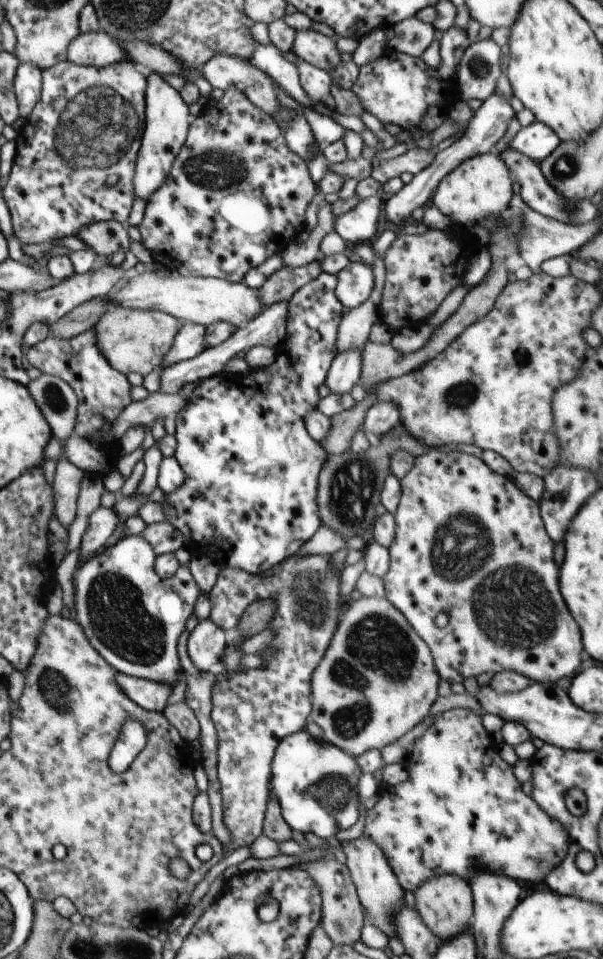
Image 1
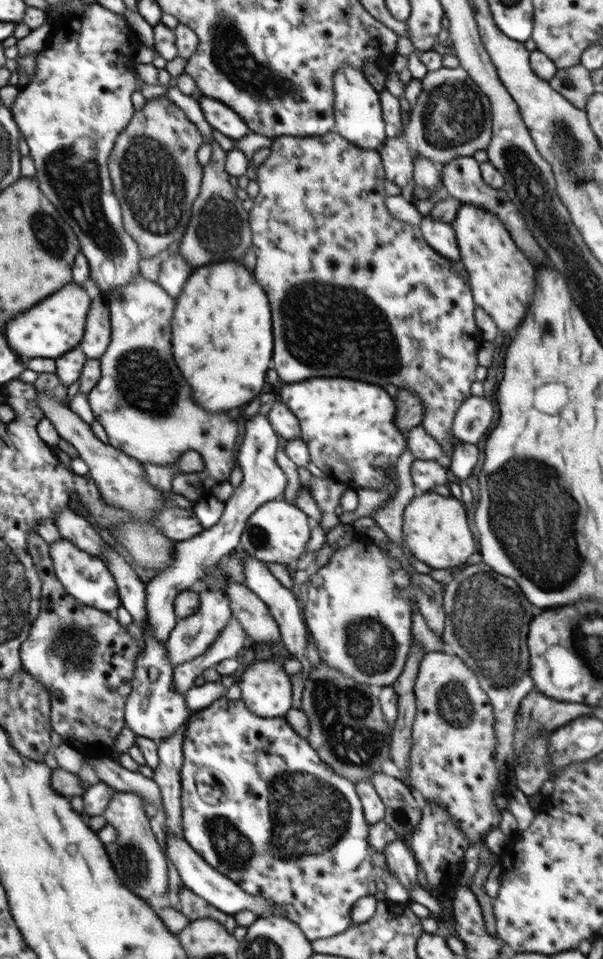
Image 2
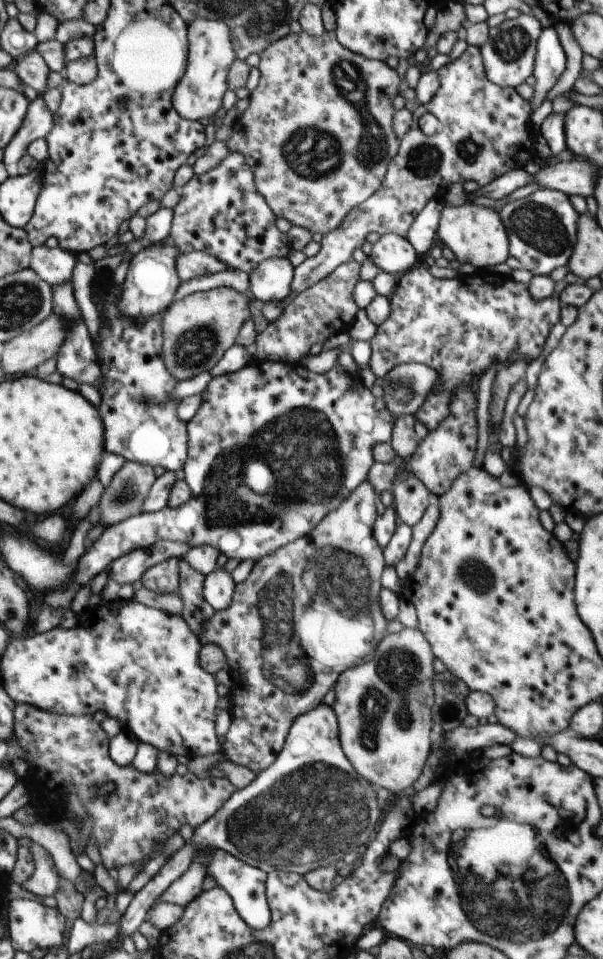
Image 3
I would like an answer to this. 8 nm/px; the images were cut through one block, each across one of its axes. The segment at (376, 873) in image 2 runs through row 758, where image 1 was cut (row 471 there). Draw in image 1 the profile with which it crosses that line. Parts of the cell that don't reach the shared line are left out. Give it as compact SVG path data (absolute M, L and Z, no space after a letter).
M322 271L320 276L317 276L313 281L310 281L300 288L300 290L297 290L287 304L287 333L281 347L277 349L275 361L268 368L257 368L257 370L249 374L234 375L231 372L225 371L220 375L199 381L193 392L190 393L190 398L187 400L185 407L180 412L177 412L175 422L177 447L174 455L178 464L184 469L186 478L181 487L178 487L176 491L165 496L165 501L161 502L161 507L166 521L176 526L182 533L185 540L184 547L188 551L192 550L194 552L194 548L197 548L200 550L202 556L212 558L212 560L215 560L220 565L242 569L249 573L260 575L276 567L286 557L296 555L301 546L306 544L322 526L317 503L318 479L320 471L322 467L325 467L326 459L329 459L330 455L307 431L305 427L305 416L307 412L317 409L316 406L318 406L318 402L321 399L319 386L325 383L331 362L339 352L337 349L338 325L343 319L344 306L336 296L336 287L337 276Z

